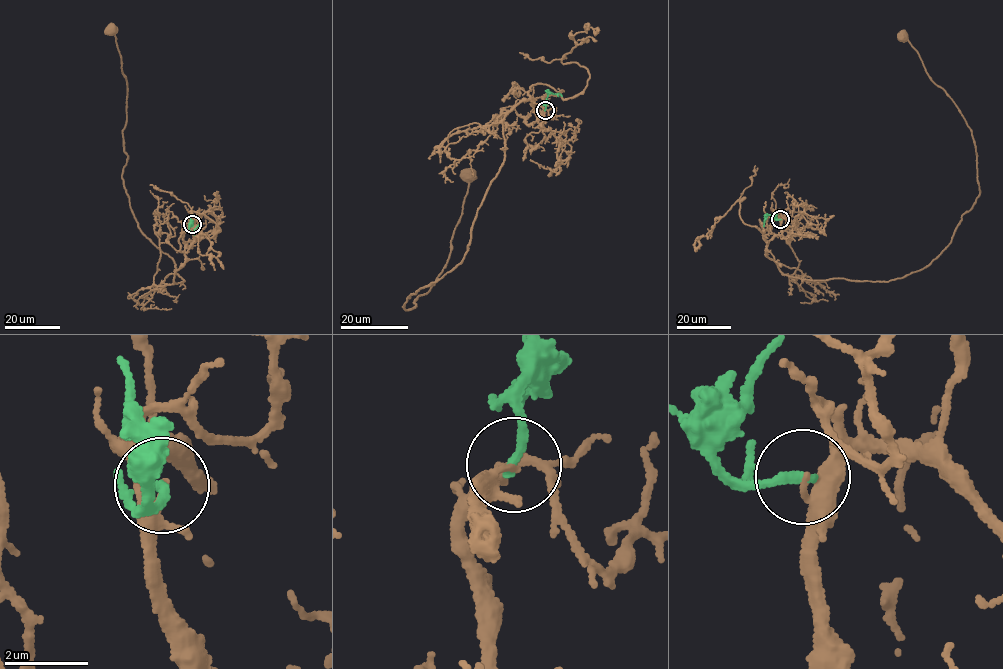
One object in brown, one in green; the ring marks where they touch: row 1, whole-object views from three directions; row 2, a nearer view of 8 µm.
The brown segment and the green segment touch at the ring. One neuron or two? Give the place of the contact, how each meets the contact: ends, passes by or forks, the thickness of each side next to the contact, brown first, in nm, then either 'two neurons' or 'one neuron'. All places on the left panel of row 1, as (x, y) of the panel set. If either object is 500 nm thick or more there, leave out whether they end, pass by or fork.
place (192, 224); brown ends; green ends; calibres 240 and 200 nm; two neurons

